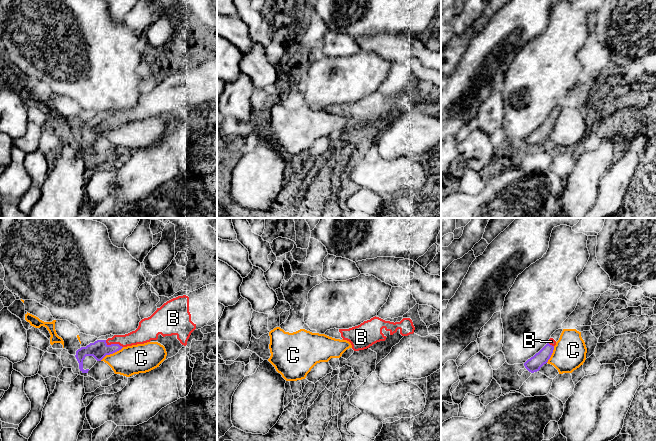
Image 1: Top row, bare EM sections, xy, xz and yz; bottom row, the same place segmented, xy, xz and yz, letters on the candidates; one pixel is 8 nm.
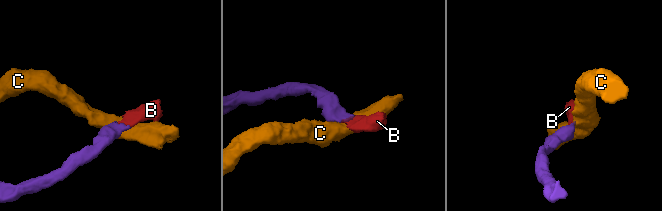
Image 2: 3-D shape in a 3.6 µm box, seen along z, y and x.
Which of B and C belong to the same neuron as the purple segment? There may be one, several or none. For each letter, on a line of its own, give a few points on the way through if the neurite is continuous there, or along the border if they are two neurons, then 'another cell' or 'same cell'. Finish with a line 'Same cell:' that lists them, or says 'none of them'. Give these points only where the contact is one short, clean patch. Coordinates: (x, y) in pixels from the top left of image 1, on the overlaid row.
B: across xy (99, 349), (113, 344), (138, 337), (142, 334) | same cell
C: another cell
Same cell: B

